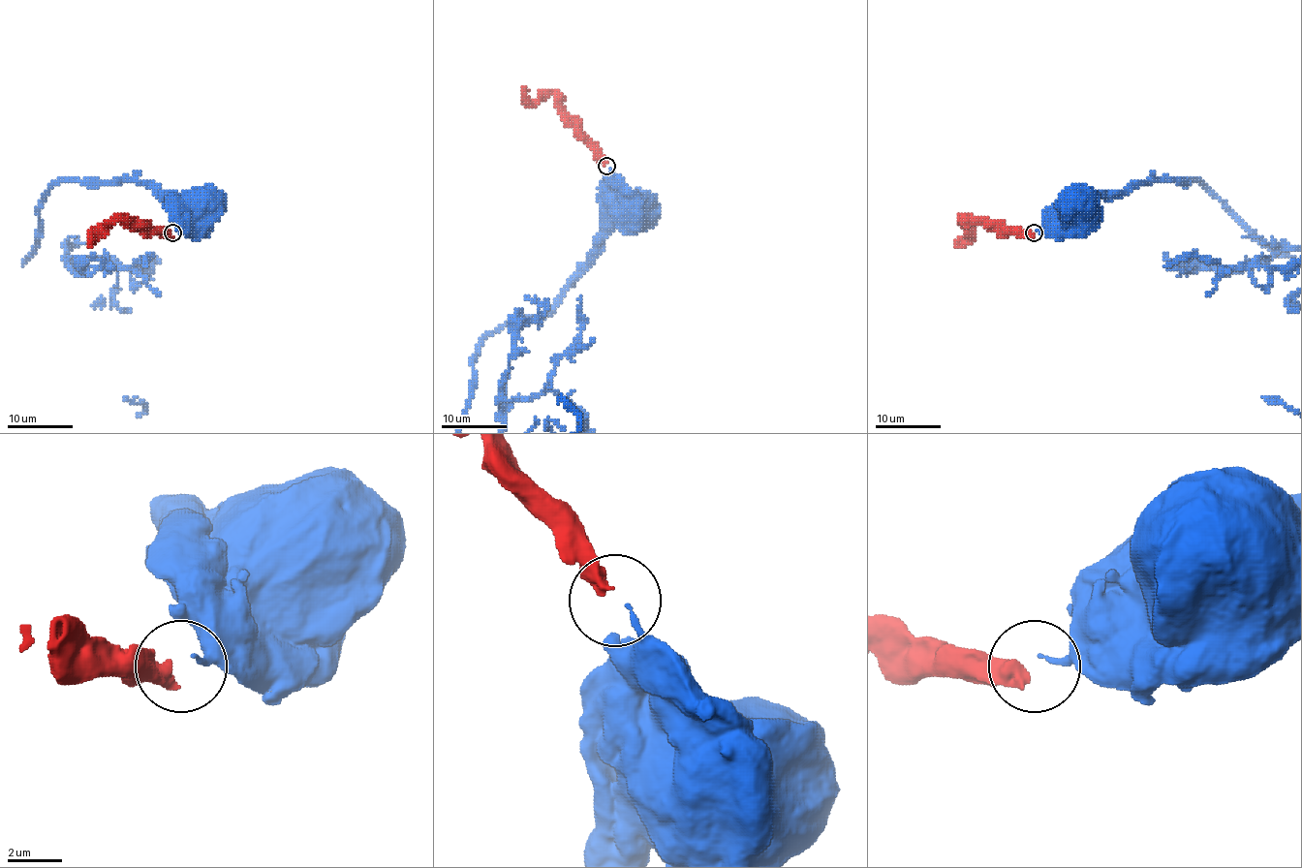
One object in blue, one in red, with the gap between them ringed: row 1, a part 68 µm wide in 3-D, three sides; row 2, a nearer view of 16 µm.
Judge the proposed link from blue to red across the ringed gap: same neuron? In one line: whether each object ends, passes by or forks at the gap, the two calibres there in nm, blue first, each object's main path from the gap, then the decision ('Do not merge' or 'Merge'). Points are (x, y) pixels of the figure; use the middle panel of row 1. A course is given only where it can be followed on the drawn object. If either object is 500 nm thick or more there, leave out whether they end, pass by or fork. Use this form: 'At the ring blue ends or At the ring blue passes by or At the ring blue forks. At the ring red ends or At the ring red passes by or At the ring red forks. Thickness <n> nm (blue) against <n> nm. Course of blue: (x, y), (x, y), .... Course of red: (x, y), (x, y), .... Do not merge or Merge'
Thickness 180 nm (blue) against 550 nm. Course of blue: (609, 168), (640, 223), (634, 215). Course of red: (604, 165), (602, 153), (560, 110), (560, 103), (552, 94), (542, 96), (533, 104), (526, 98), (523, 86). Do not merge

